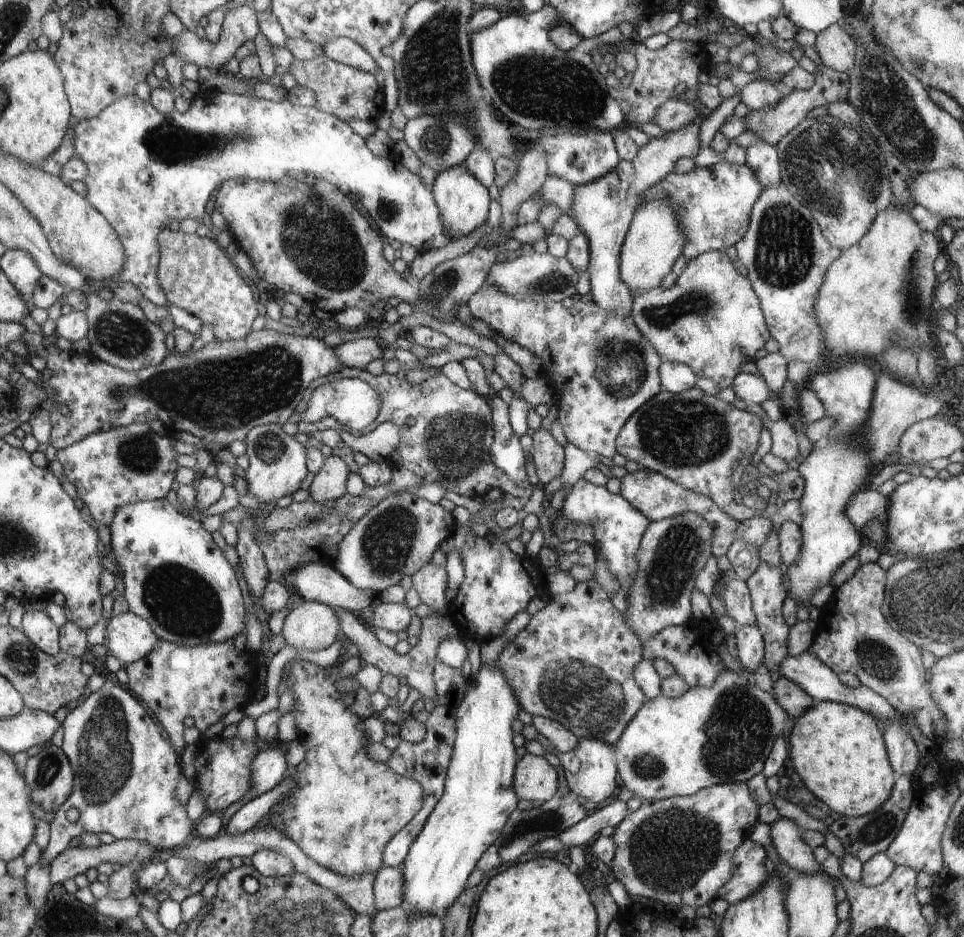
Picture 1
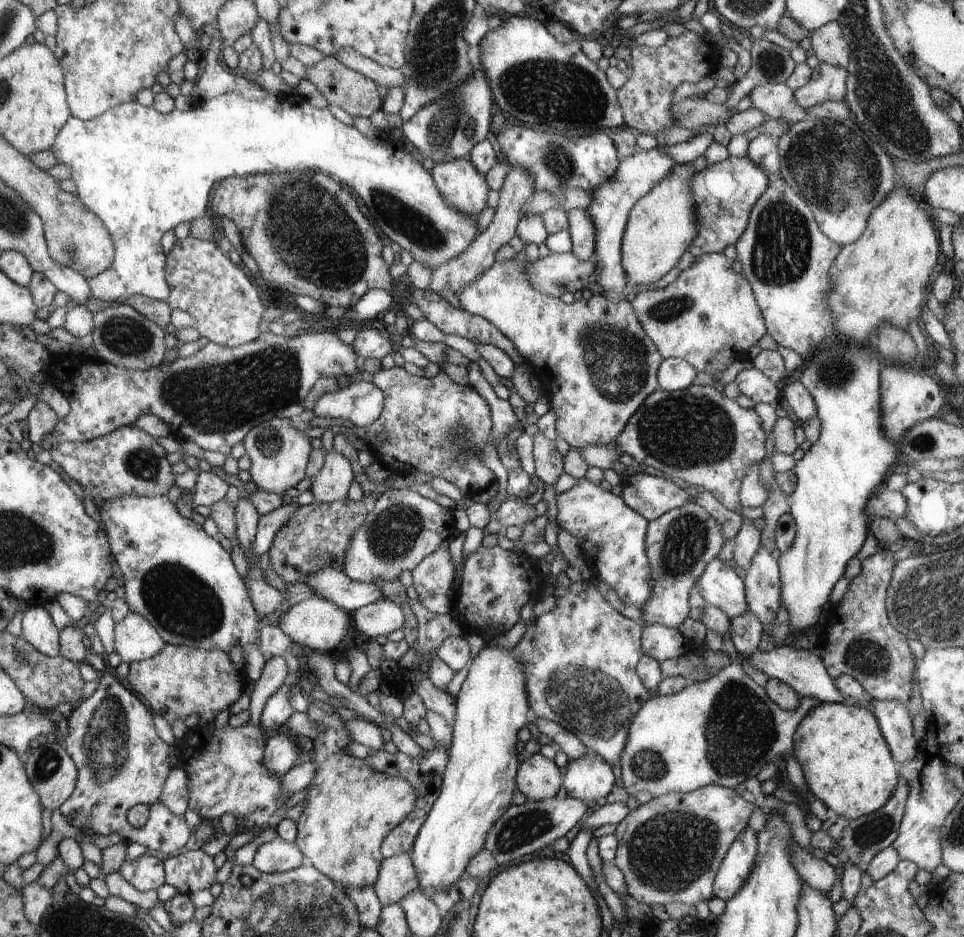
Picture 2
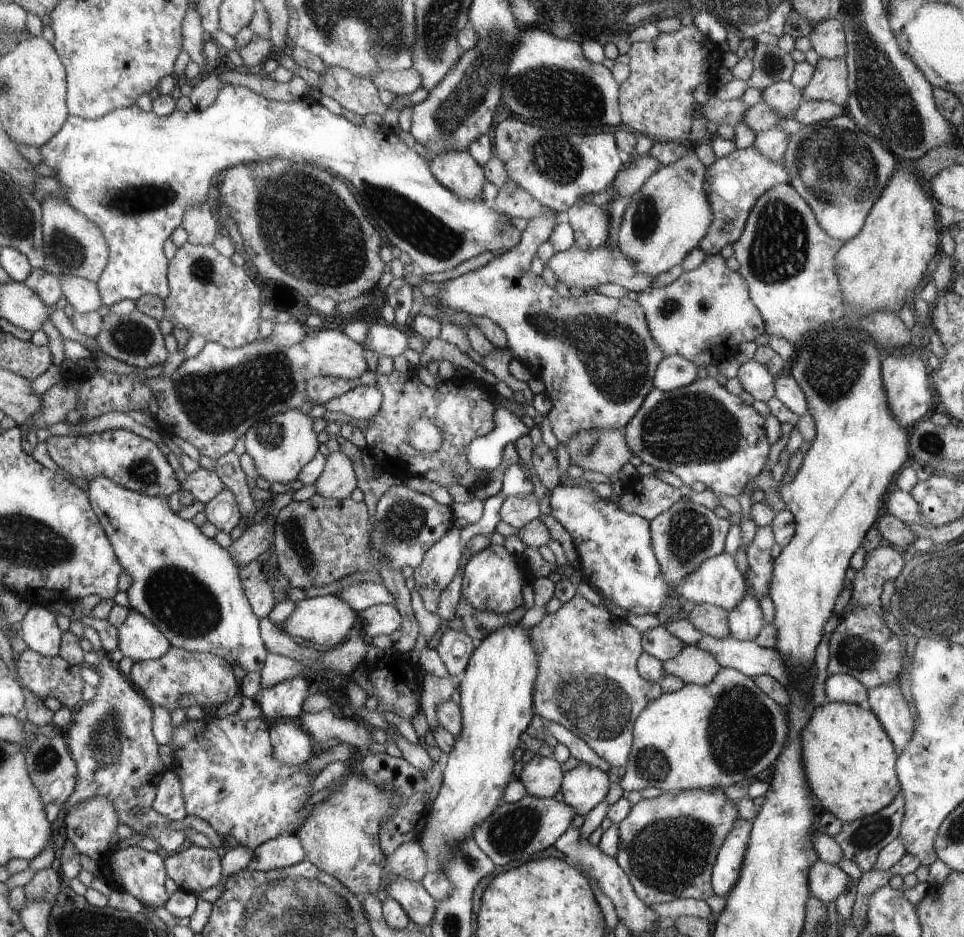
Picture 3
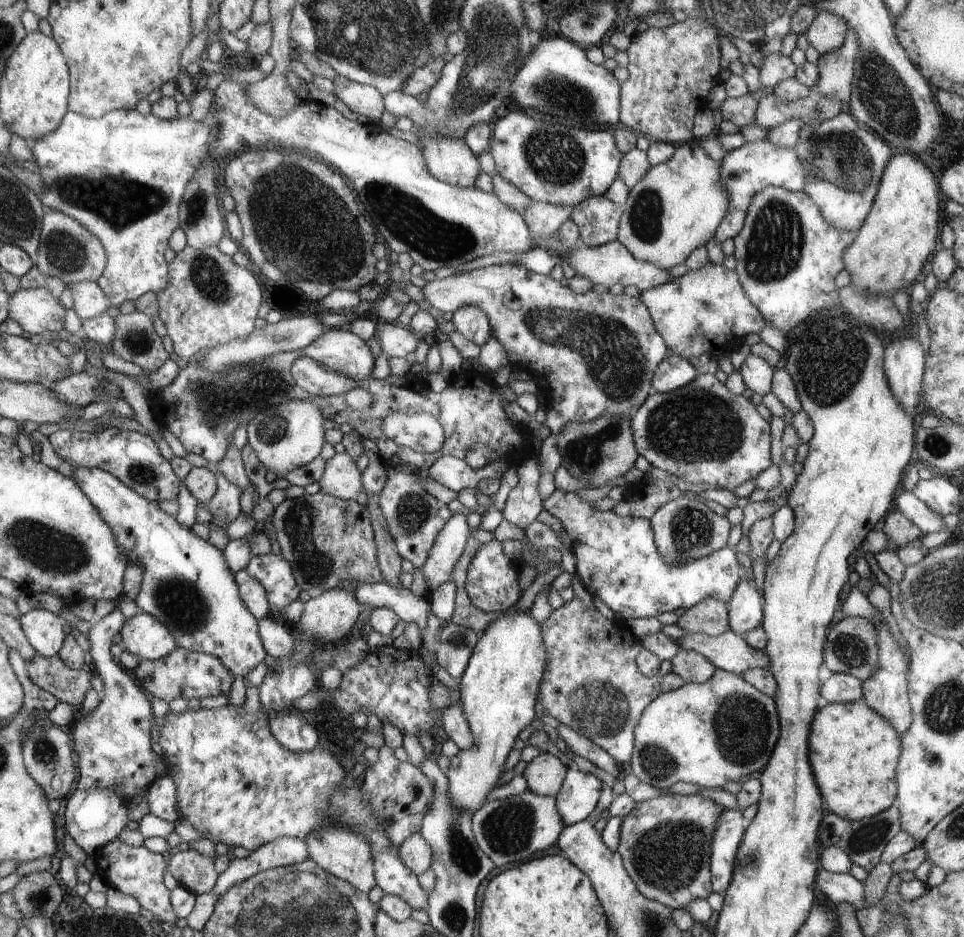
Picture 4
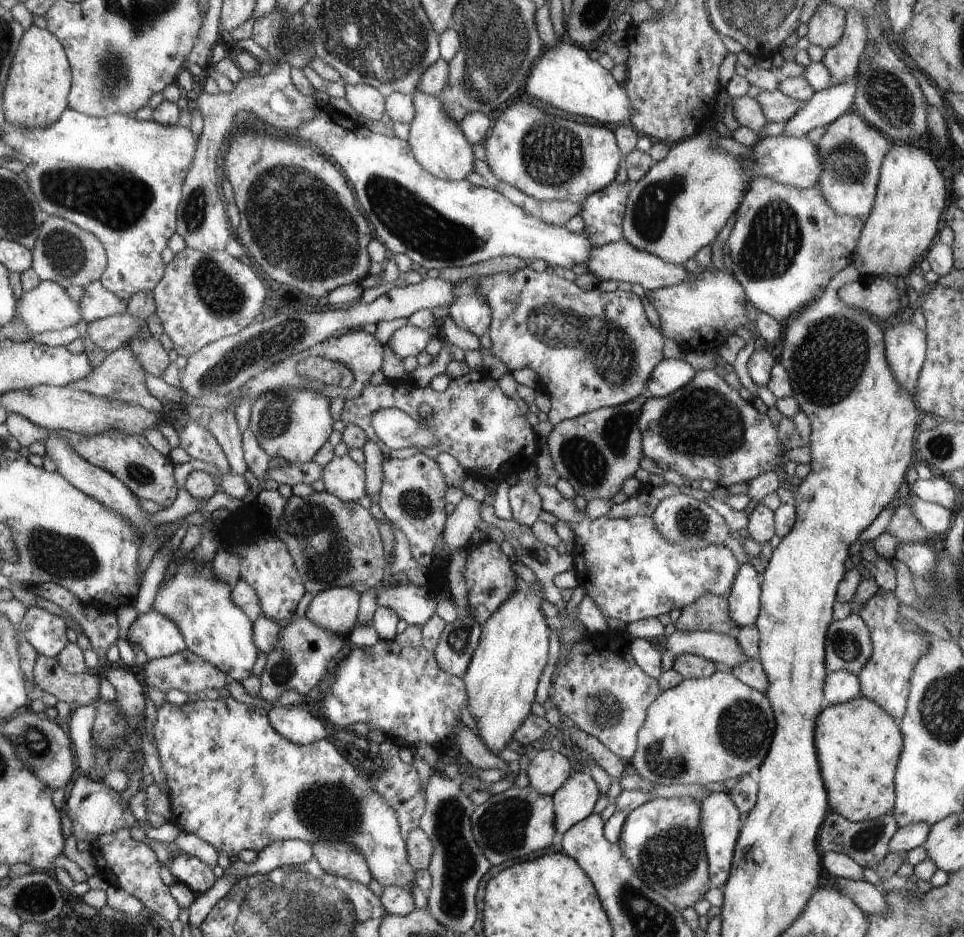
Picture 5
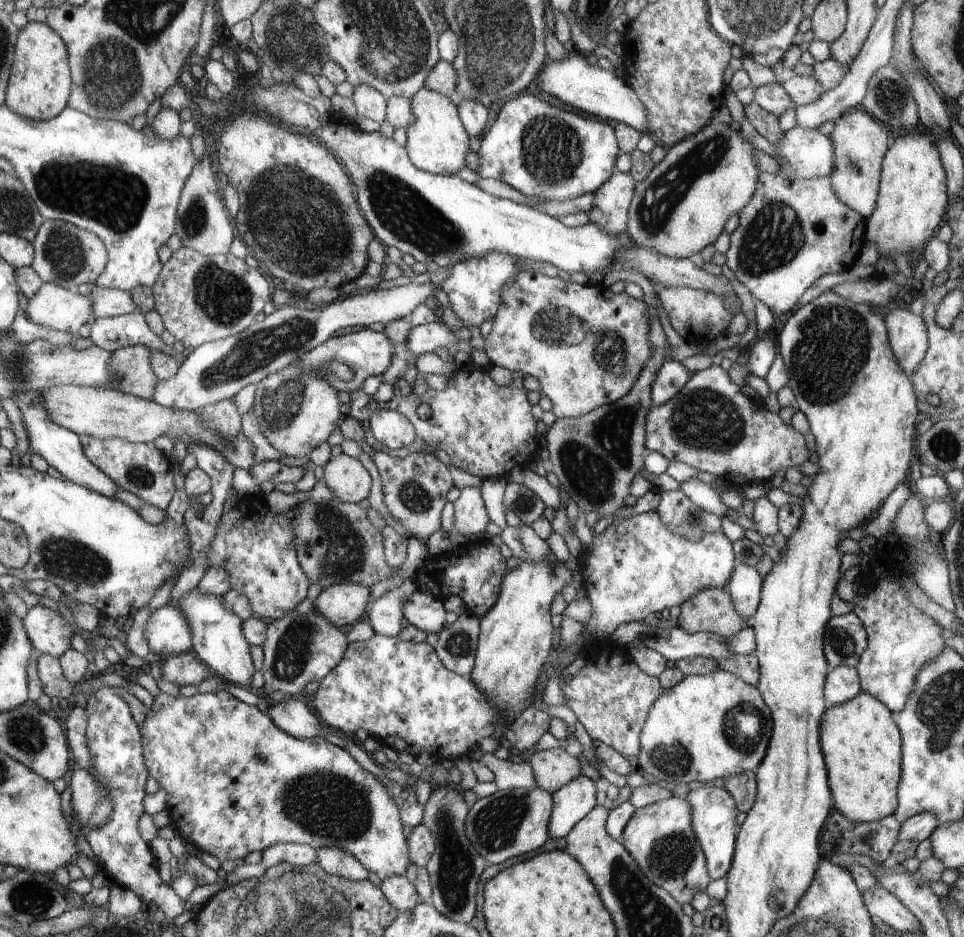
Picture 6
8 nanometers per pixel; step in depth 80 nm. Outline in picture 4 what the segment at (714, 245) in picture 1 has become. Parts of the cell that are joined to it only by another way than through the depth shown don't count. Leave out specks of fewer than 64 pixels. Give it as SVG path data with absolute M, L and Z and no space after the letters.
M766 140L746 143L740 148L728 151L721 161L721 180L729 194L729 207L713 236L718 242L734 238L744 226L748 207L753 196L765 186L784 187L791 191L802 191L806 172L801 159L792 149L780 147Z

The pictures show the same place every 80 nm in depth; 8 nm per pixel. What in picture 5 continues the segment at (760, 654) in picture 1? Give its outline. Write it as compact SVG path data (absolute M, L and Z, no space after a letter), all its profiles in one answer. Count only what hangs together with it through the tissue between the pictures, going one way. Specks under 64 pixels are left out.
M744 561L736 573L728 601L730 618L739 627L751 627L760 614L759 573Z

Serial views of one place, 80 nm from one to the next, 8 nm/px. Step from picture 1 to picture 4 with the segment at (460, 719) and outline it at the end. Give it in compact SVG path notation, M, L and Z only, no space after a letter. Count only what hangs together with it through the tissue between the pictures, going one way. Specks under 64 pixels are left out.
M509 611L499 616L479 635L468 664L460 677L459 690L469 724L469 745L450 759L445 771L450 802L461 813L478 813L488 794L502 778L506 758L514 742L532 720L536 719L536 698L545 671L547 652L541 626L529 612Z

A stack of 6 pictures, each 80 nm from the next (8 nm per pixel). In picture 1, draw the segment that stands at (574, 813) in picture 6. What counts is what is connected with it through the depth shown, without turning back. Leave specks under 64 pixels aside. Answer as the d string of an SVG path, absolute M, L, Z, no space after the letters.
M580 737L576 748L565 753L557 753L564 768L564 776L574 796L585 800L593 808L607 804L616 793L617 761L612 745L594 737Z

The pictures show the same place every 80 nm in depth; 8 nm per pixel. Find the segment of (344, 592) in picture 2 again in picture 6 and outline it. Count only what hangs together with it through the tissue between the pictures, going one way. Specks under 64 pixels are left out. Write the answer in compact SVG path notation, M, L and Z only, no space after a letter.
M416 589L409 601L405 602L404 616L410 625L424 632L439 632L444 629L445 609L441 599Z

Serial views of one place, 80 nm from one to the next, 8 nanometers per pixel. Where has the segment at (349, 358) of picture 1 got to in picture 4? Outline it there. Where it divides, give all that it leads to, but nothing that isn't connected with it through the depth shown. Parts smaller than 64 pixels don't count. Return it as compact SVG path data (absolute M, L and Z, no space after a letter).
M378 322L375 326L374 338L378 340L383 354L388 357L398 356L405 358L410 352L414 352L418 346L418 336L415 332L404 328L403 324Z

